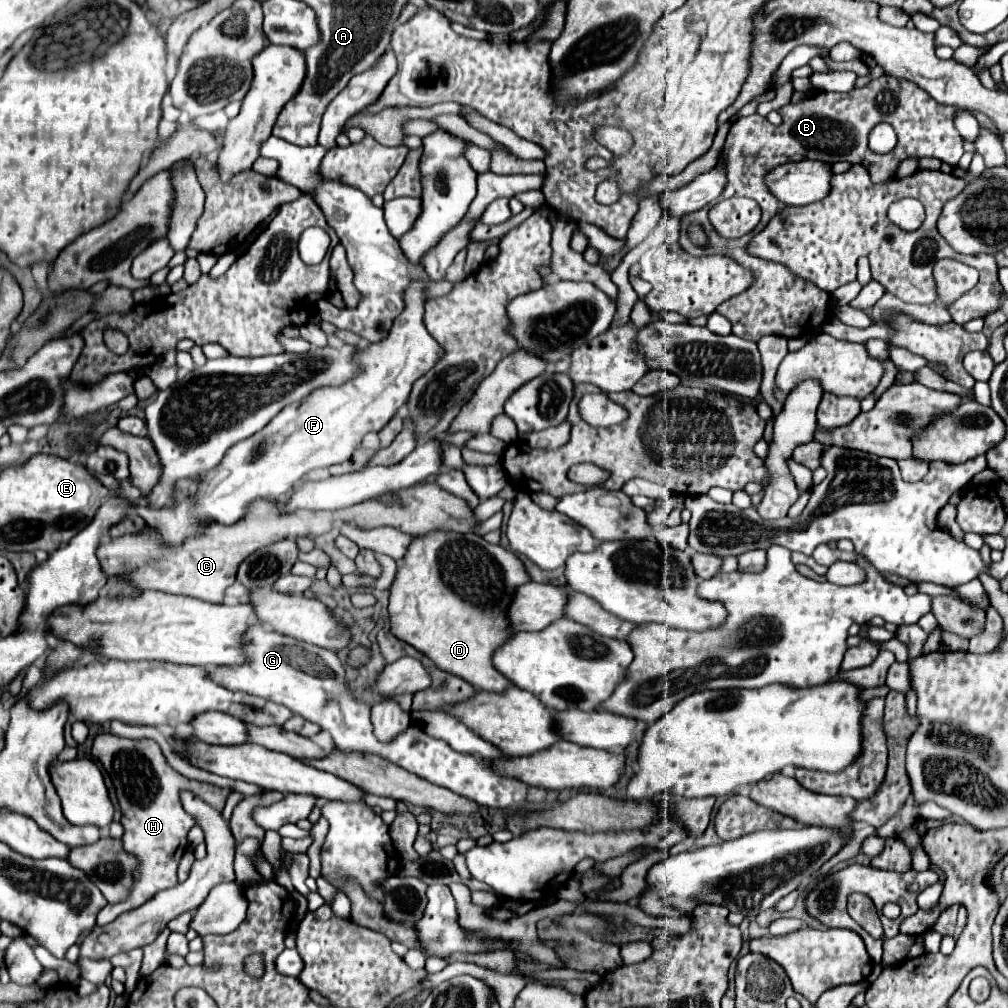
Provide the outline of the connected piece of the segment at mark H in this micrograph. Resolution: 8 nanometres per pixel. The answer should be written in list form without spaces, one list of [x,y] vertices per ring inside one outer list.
[[[108,732],[98,734],[92,746],[92,756],[102,762],[102,766],[106,768],[106,772],[110,774],[114,782],[116,796],[122,808],[122,826],[124,826],[122,844],[124,844],[124,850],[138,860],[132,872],[134,882],[128,890],[126,900],[108,904],[98,912],[96,926],[106,926],[114,918],[118,918],[122,912],[138,908],[140,904],[150,900],[156,892],[178,884],[176,868],[182,854],[188,848],[186,834],[196,824],[196,820],[192,820],[192,816],[188,816],[188,812],[184,812],[180,804],[180,798],[178,798],[180,788],[192,788],[192,792],[196,792],[198,796],[204,796],[204,800],[208,800],[210,804],[216,804],[216,808],[220,810],[224,808],[224,802],[230,790],[184,778],[168,764],[160,746],[148,738],[130,740],[130,738],[122,738]]]

